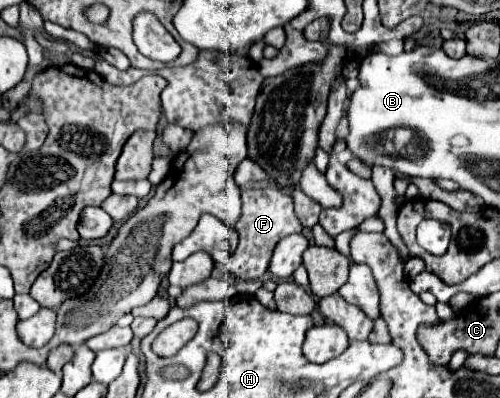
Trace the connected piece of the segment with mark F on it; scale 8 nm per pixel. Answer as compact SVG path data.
M247 189L241 193L241 199L243 213L235 225L239 233L239 245L231 259L225 263L225 269L243 281L253 281L265 275L275 245L287 235L301 233L303 227L293 213L293 199L277 189Z

